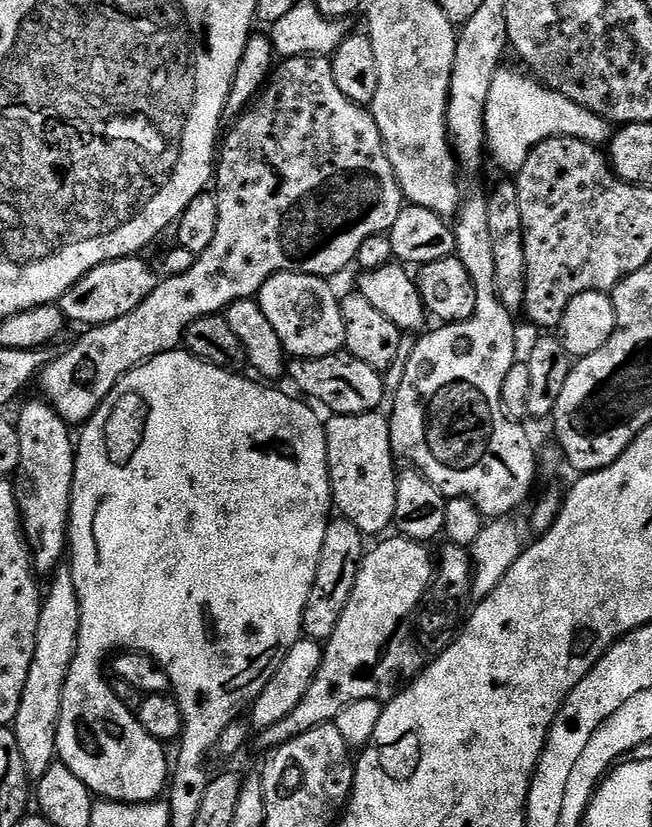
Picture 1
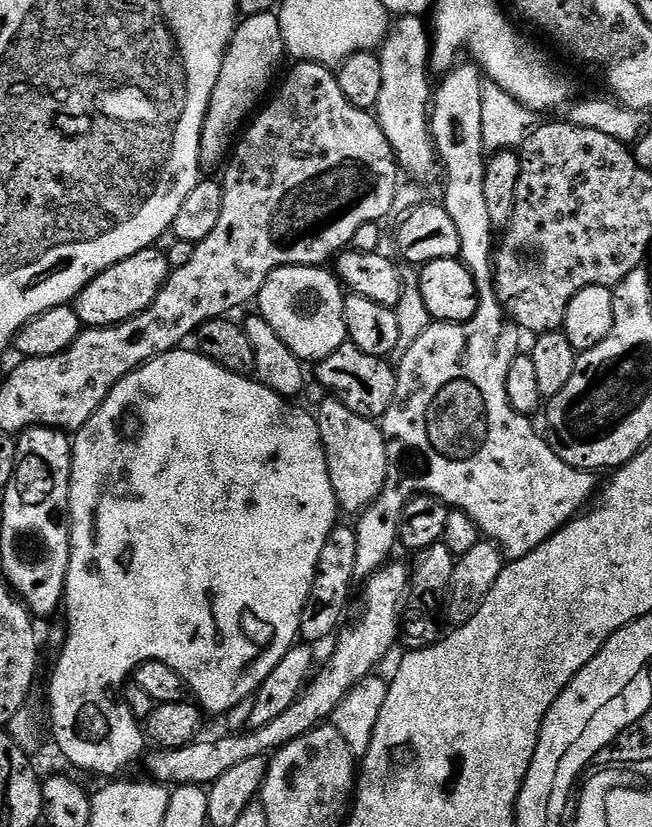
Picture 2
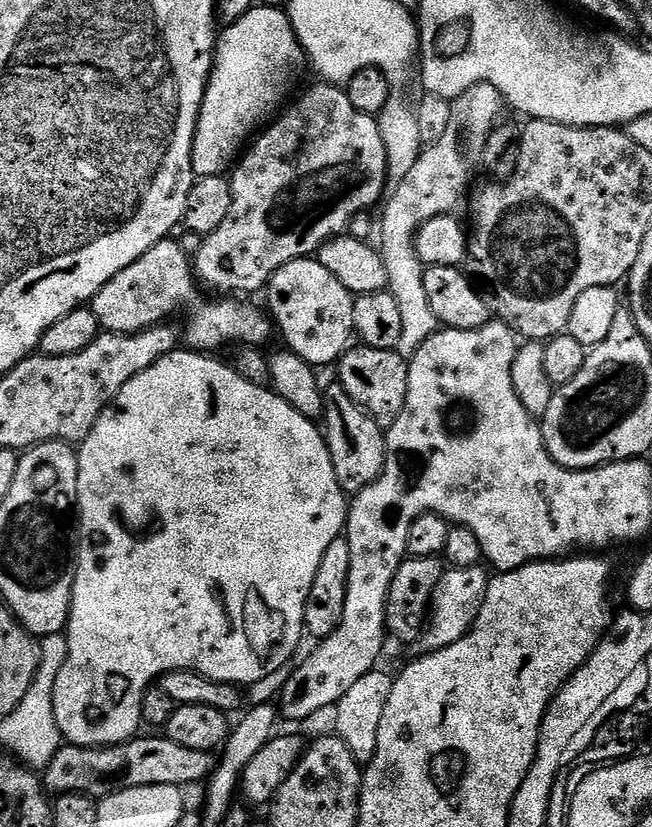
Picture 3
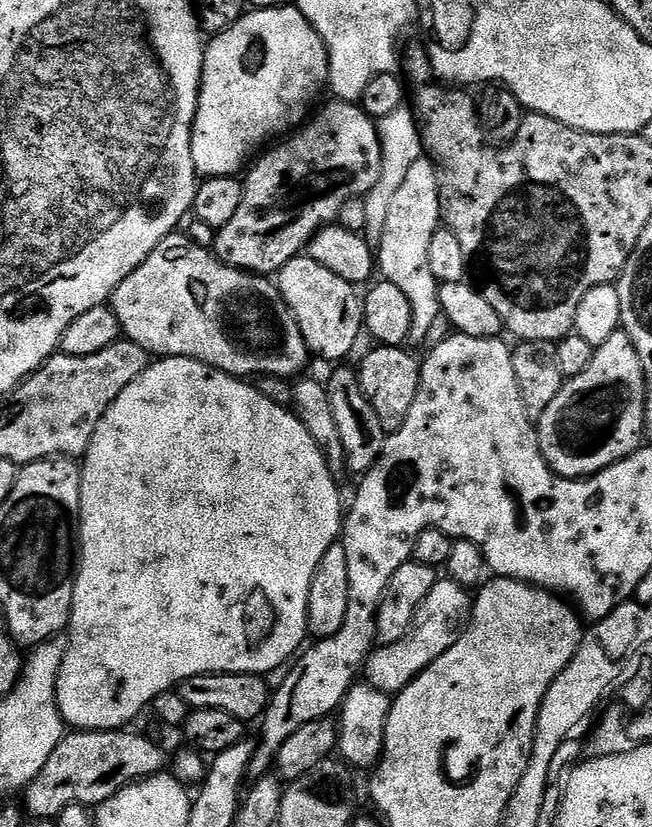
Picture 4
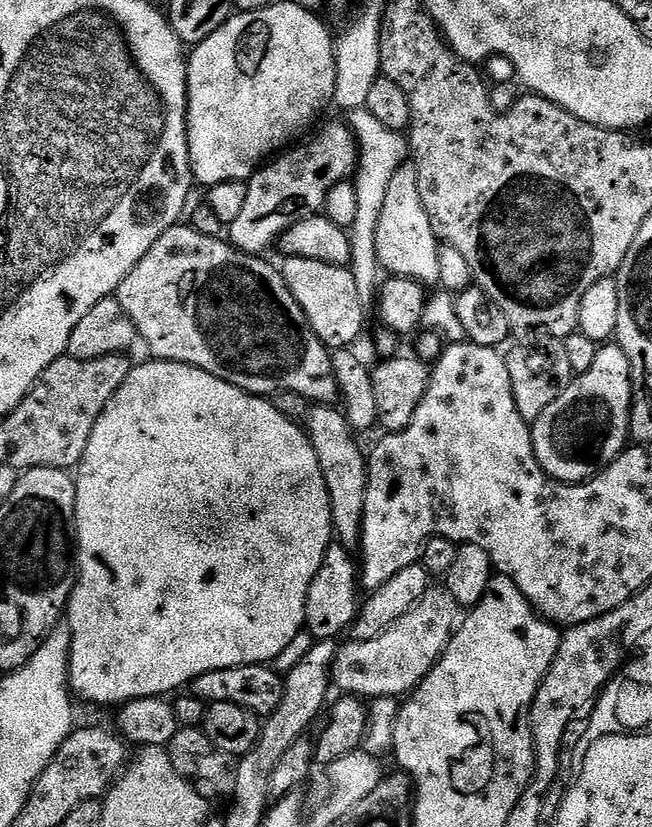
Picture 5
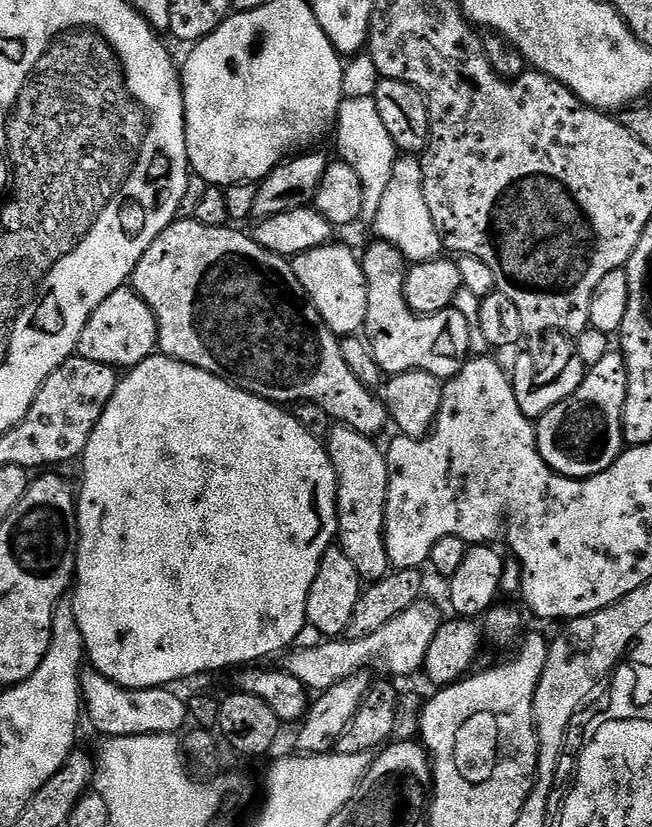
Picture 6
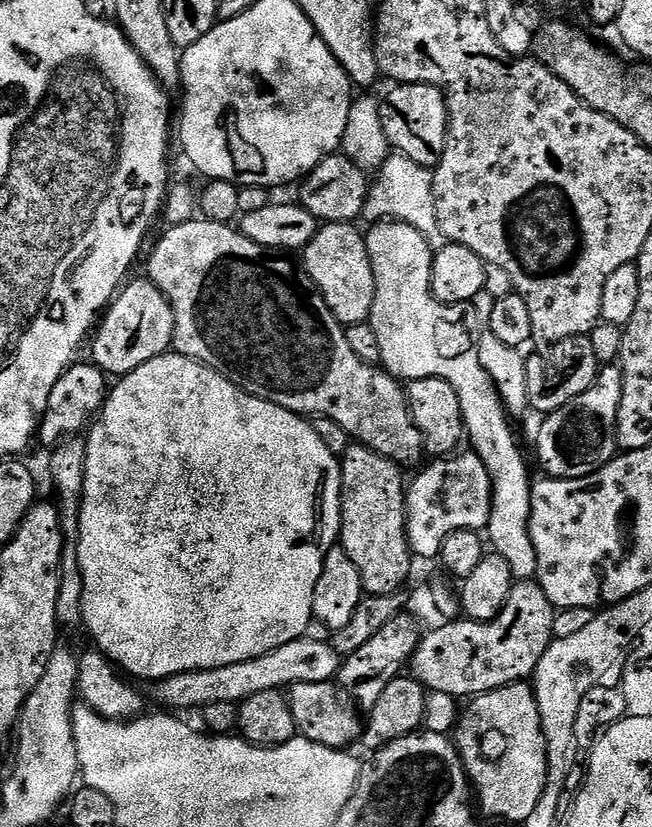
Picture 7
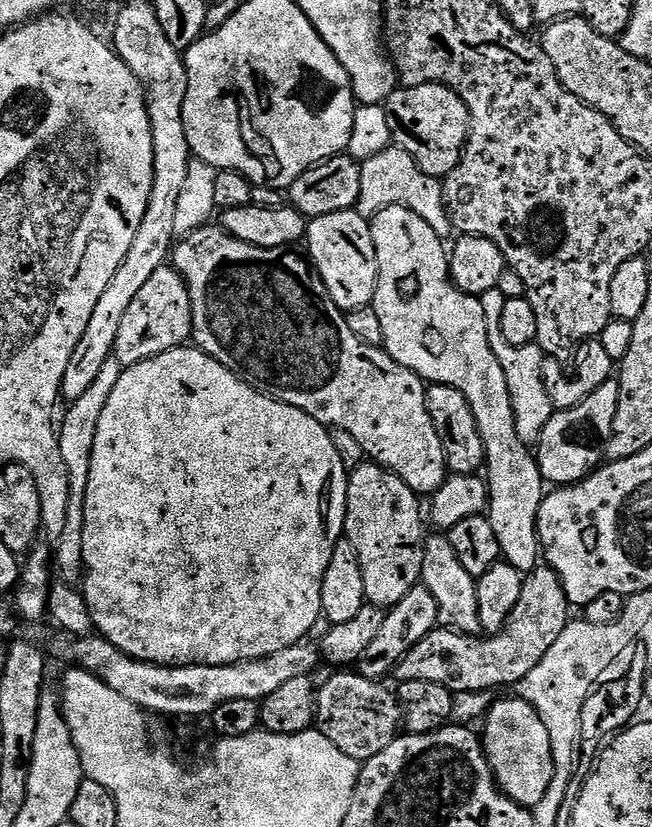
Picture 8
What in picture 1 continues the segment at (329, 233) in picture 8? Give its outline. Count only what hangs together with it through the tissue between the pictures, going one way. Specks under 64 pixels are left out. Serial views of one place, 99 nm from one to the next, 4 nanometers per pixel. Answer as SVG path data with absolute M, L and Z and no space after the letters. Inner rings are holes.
M276 272L258 293L262 314L274 326L289 357L309 360L326 358L344 348L346 328L342 326L341 297L322 276L307 276L297 272Z

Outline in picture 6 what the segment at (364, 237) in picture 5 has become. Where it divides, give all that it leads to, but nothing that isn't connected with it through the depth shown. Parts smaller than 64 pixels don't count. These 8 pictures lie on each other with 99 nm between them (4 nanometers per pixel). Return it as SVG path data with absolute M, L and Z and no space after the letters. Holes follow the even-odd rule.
M370 100L350 102L344 106L334 129L335 136L339 159L358 174L363 184L361 219L368 222L375 221L383 195L386 194L387 183L390 182L394 162L398 159L396 143L387 133L386 126L382 125L375 103Z

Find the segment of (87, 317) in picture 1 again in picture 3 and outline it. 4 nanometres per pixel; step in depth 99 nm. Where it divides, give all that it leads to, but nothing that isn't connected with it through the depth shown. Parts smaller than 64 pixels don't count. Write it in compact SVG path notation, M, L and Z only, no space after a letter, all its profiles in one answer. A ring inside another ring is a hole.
M175 239L160 240L138 262L126 266L98 294L92 301L90 307L92 313L98 318L101 329L106 332L122 332L131 334L133 332L145 332L147 328L155 328L158 324L163 324L175 314L179 308L188 308L188 344L189 349L201 354L215 353L215 348L224 348L227 344L231 346L264 346L264 343L274 336L274 324L267 311L255 308L252 304L243 304L240 298L224 298L228 300L203 300L196 296L198 281L194 275L194 264L189 256L181 250L179 243Z

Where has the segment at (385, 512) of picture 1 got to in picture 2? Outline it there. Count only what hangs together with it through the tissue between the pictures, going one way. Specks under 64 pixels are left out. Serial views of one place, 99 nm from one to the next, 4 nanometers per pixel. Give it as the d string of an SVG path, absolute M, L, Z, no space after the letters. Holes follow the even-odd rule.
M324 398L320 409L315 409L316 424L320 428L322 446L330 470L330 482L334 486L336 501L345 513L359 514L375 504L382 494L388 477L388 451L384 441L384 429L377 421L354 414L335 398Z

